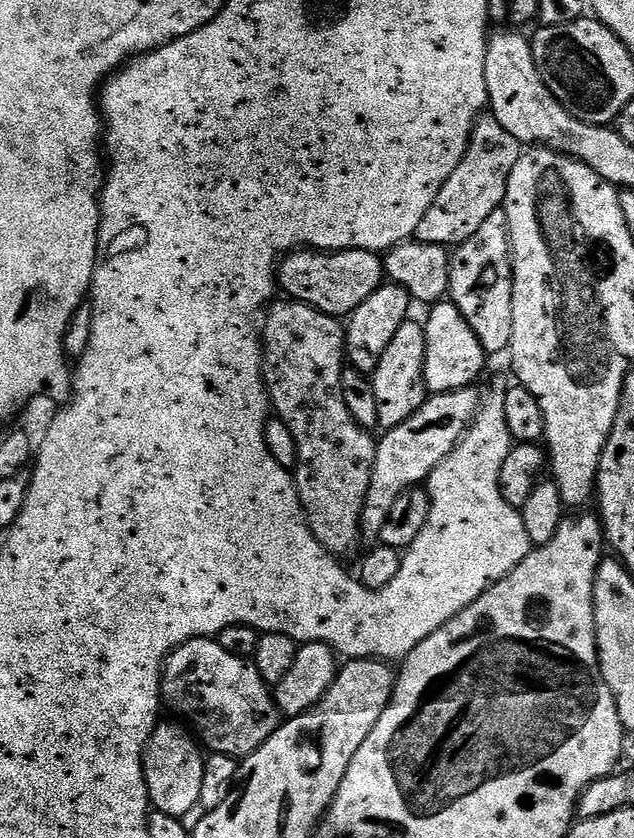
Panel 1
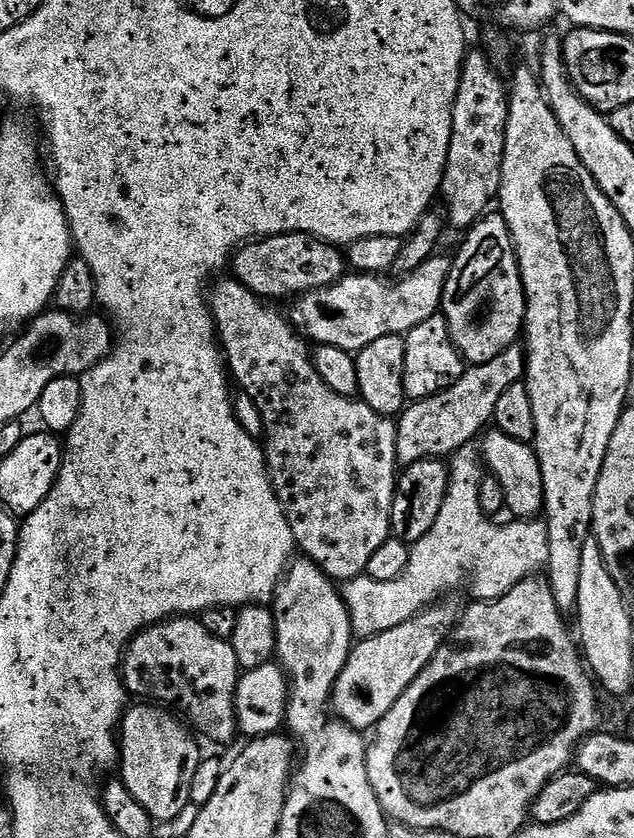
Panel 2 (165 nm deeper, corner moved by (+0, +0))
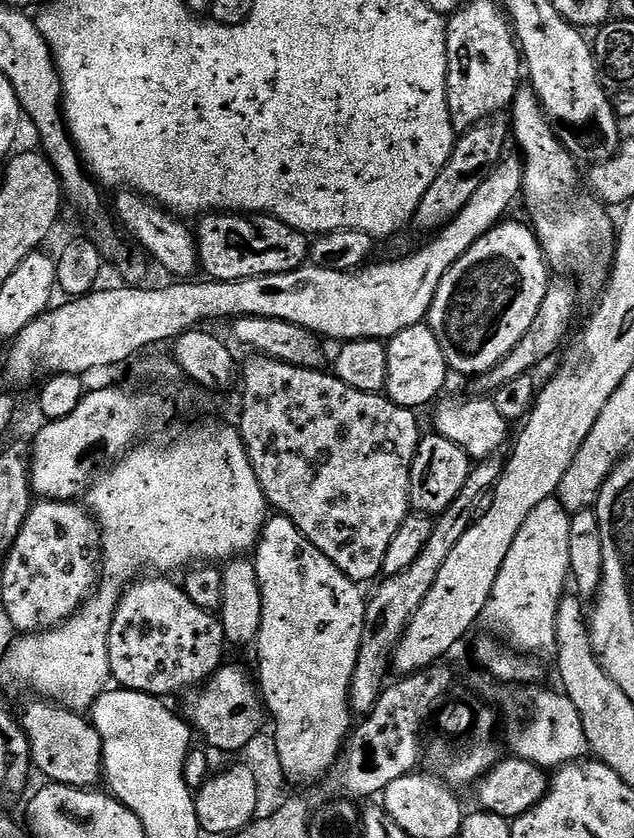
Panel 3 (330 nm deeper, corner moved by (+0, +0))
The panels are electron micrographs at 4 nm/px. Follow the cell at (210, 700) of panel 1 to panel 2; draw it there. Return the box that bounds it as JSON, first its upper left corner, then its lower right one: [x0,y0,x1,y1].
[122,616,242,744]

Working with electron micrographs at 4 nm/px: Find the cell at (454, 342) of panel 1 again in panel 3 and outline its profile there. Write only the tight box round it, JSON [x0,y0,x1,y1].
[384,322,450,410]

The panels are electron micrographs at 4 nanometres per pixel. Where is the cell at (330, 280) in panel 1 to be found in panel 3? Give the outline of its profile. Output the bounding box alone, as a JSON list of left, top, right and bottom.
[194,214,310,280]

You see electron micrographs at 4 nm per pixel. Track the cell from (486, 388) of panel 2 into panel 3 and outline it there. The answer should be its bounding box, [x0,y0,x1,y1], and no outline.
[471,279,578,394]

